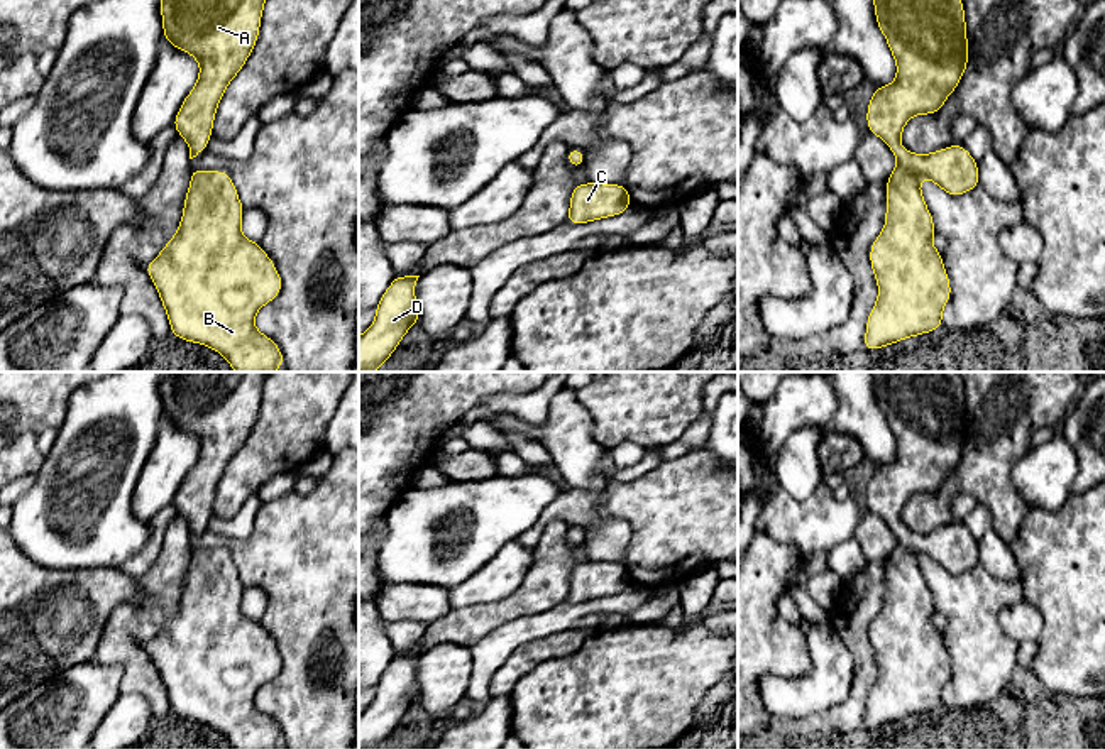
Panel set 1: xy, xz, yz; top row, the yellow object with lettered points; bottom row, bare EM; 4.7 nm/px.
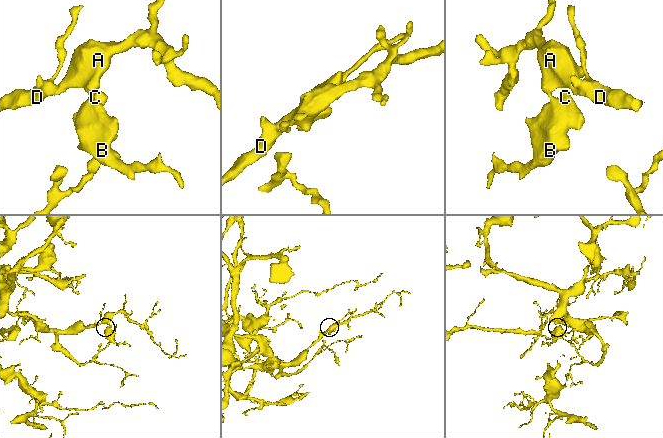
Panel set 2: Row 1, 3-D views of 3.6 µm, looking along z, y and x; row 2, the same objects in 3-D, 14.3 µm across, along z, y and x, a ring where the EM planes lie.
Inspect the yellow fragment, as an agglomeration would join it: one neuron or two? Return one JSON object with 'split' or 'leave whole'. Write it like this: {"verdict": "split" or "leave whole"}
{"verdict": "leave whole"}

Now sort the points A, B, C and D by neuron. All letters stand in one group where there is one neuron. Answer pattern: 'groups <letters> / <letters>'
groups A B C D

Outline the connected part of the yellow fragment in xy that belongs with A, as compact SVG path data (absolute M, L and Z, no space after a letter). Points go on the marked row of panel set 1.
M161 0L164 41L200 64L198 79L173 122L190 145L190 159L206 150L218 103L256 47L264 3L266 0Z

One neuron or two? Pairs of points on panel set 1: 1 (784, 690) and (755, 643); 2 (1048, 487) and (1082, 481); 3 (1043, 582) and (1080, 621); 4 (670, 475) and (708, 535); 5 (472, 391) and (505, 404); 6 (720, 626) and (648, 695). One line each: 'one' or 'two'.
1: two
2: two
3: one
4: one
5: two
6: two

